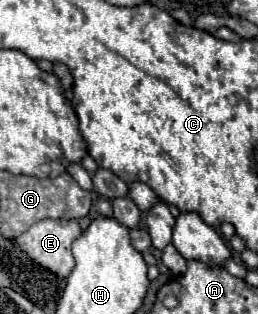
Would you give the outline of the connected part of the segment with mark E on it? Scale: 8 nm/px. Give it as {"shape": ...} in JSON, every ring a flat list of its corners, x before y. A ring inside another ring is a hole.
{"shape":[[43,219,27,233,17,237,17,245,27,257,45,269,57,273,59,277,69,277,75,269,75,257,71,245,83,233,77,221,67,219]]}

